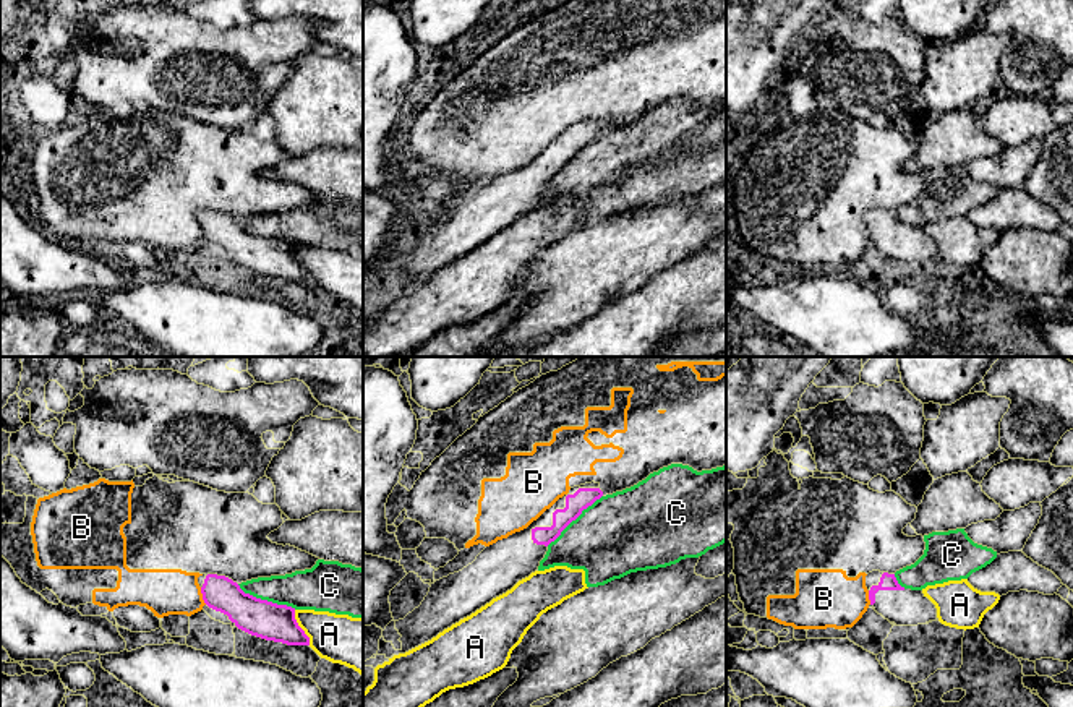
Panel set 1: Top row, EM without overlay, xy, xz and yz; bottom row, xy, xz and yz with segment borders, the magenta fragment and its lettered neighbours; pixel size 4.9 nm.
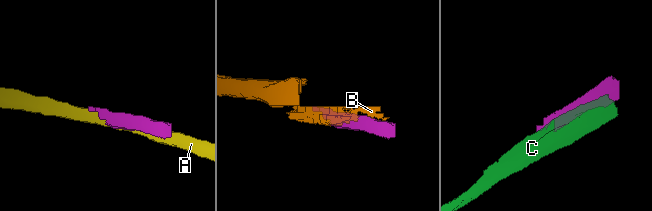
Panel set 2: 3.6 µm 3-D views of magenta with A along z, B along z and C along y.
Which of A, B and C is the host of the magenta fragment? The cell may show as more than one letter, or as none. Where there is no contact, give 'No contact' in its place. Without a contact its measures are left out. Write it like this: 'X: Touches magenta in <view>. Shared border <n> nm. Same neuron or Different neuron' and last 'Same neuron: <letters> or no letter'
A: Touches magenta in xy. Shared border 190 nm. Different neuron
B: Touches magenta in xy. Shared border 90 nm. Different neuron
C: Touches magenta in xy. Shared border 320 nm. Different neuron
Same neuron: no letter

